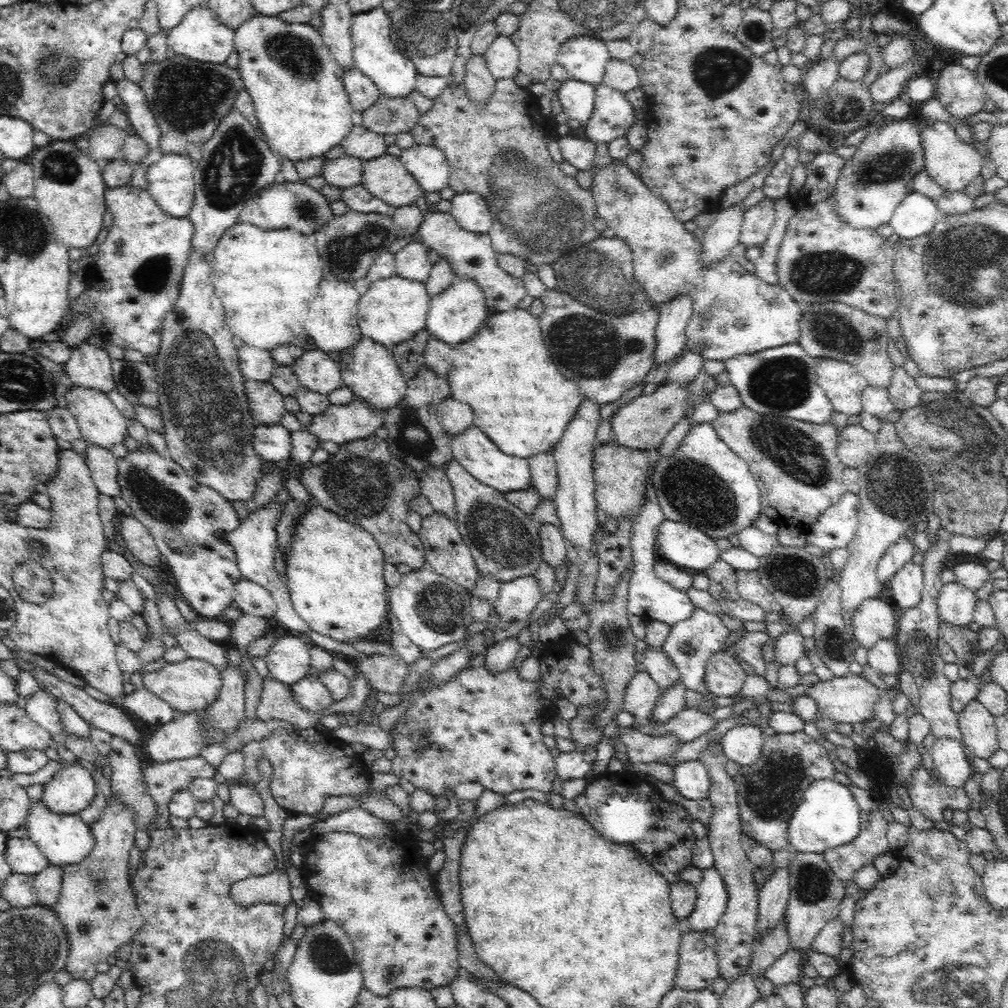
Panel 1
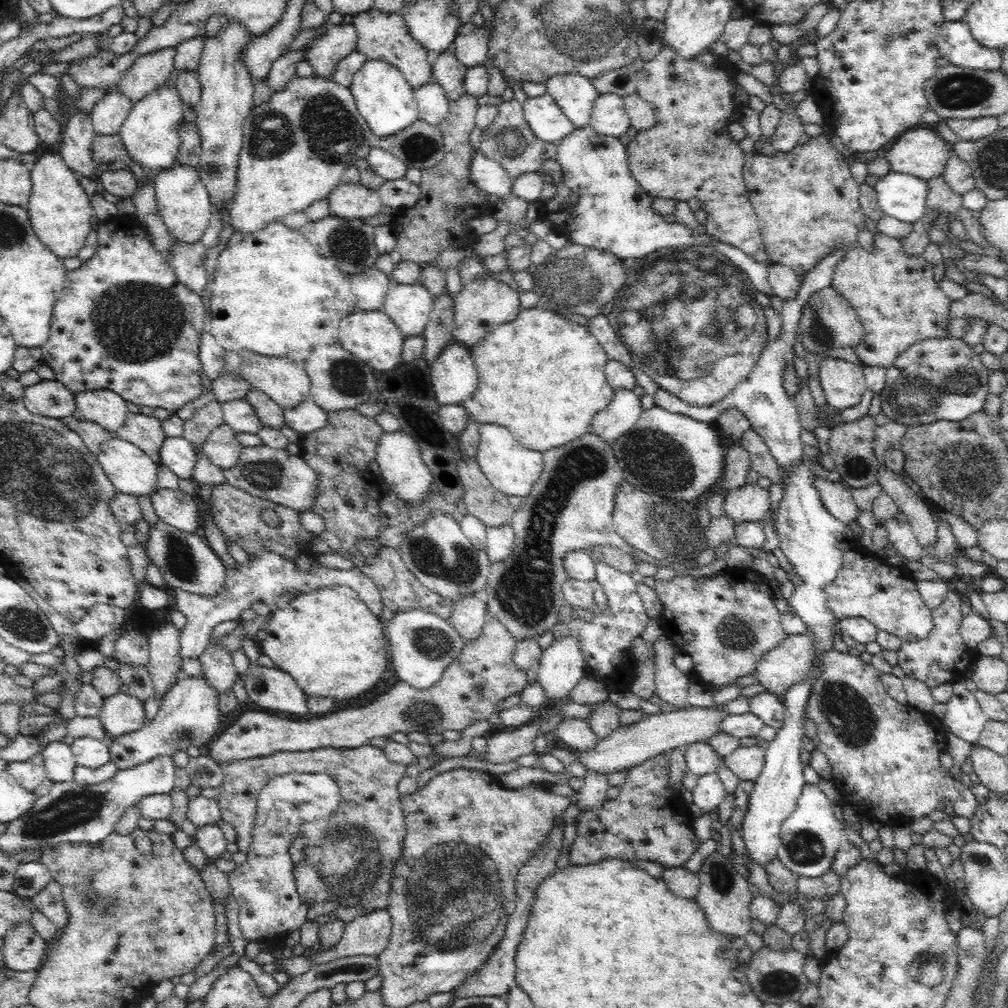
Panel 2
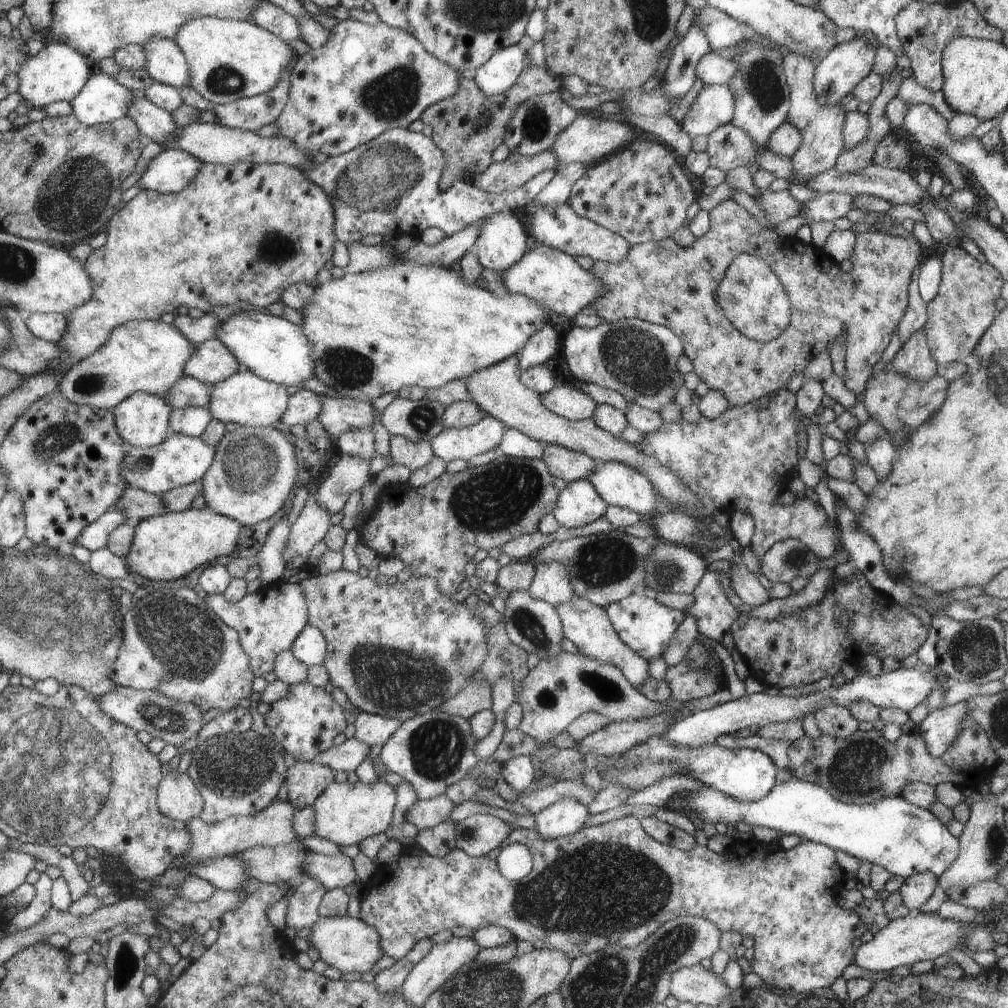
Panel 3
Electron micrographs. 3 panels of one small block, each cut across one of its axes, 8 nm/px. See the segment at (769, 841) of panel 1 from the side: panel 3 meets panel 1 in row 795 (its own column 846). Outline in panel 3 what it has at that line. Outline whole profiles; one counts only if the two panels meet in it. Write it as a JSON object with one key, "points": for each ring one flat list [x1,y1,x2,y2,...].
{"points":[[975,722,969,728,961,729,949,748,937,758,927,752,919,732,901,732,894,742,889,742,883,738,881,731,873,729,857,730,845,738,820,734,814,739,805,736,792,741,763,738,757,734,743,738,731,733,717,736,713,742,729,749,759,750,773,760,777,770,785,768,793,778,815,782,839,802,853,805,867,805,883,798,899,796,908,782,929,783,934,787,939,783,949,783,974,790,989,778,991,768,999,761,988,735]]}

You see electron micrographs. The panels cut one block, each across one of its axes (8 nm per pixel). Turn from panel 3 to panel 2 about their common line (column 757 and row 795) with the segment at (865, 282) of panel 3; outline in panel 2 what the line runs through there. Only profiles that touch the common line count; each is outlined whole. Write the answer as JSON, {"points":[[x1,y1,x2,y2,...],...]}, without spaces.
{"points":[[369,743,356,748,322,747,309,751,275,752,270,756,220,764,220,768,224,771,224,780,219,786,223,793,217,801,221,810,221,818,236,828,239,851,247,853,253,840,251,832,254,828,254,818,256,818,256,798,260,790,272,778,288,773,327,774,339,786,340,804,329,818,327,826,330,827,330,838,324,840,322,848,318,850,310,848,306,852,306,866,296,866,295,879,298,883,298,893,310,906,313,906,315,902,330,898,330,900,340,900,342,907,346,904,352,904,352,906,362,904,375,906,375,910,384,909,391,889,389,882,392,879,394,866,401,855,401,842,405,837,404,817,400,804,401,795,396,790,396,785,406,776,406,770,411,765,417,765,417,758,410,763,392,762,382,749]]}

